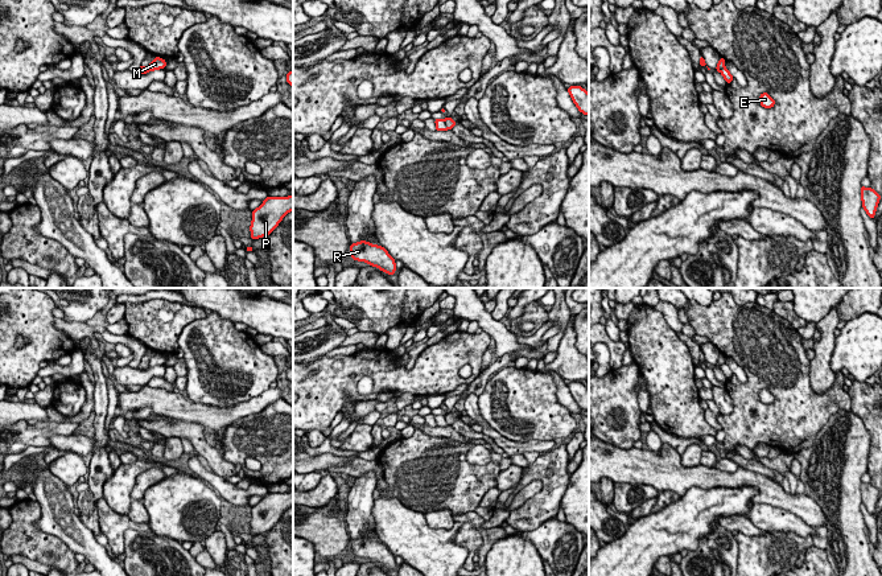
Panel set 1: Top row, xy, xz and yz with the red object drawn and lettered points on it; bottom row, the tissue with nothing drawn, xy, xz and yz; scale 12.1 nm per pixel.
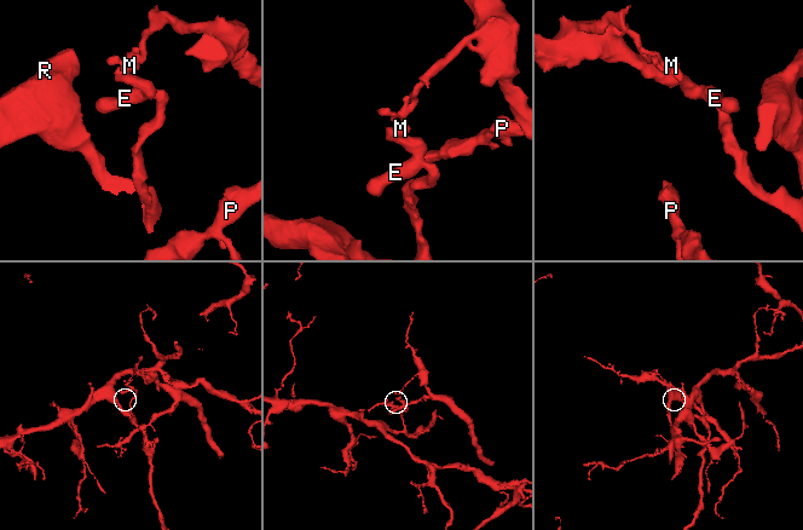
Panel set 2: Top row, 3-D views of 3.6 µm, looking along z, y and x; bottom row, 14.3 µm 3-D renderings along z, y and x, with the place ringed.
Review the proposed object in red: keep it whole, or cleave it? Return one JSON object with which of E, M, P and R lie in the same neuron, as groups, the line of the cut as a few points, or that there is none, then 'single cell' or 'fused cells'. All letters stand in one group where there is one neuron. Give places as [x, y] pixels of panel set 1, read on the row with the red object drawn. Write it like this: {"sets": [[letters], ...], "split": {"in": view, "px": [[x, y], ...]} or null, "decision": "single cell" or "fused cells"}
{"sets": [["E", "R"], ["M", "P"]], "split": {"in": "xz", "px": [[444, 119], [448, 128]]}, "decision": "fused cells"}

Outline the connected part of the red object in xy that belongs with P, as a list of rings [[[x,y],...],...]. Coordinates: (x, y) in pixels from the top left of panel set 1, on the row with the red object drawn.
[[[293,194],[289,197],[267,197],[257,209],[252,210],[251,238],[259,239],[269,235],[292,210]]]

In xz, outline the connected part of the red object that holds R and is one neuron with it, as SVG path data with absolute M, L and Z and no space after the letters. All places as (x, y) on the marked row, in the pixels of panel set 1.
M360 240L358 243L351 243L350 251L351 259L354 260L366 262L388 275L393 275L396 271L395 259L382 246Z

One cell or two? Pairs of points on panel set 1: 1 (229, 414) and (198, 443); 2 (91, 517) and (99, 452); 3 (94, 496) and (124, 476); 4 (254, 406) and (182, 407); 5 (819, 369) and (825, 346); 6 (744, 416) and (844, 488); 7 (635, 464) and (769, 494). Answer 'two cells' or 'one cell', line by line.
1: two cells
2: one cell
3: two cells
4: one cell
5: one cell
6: two cells
7: one cell

